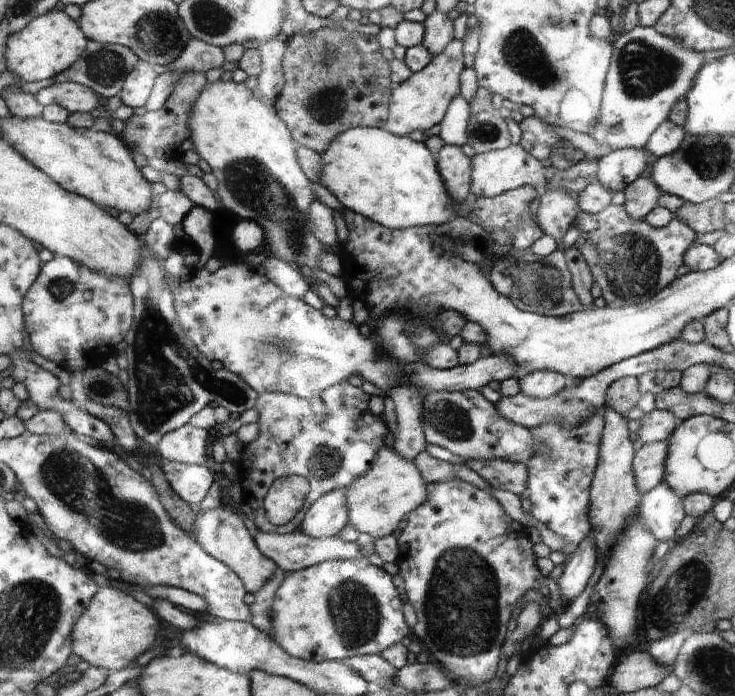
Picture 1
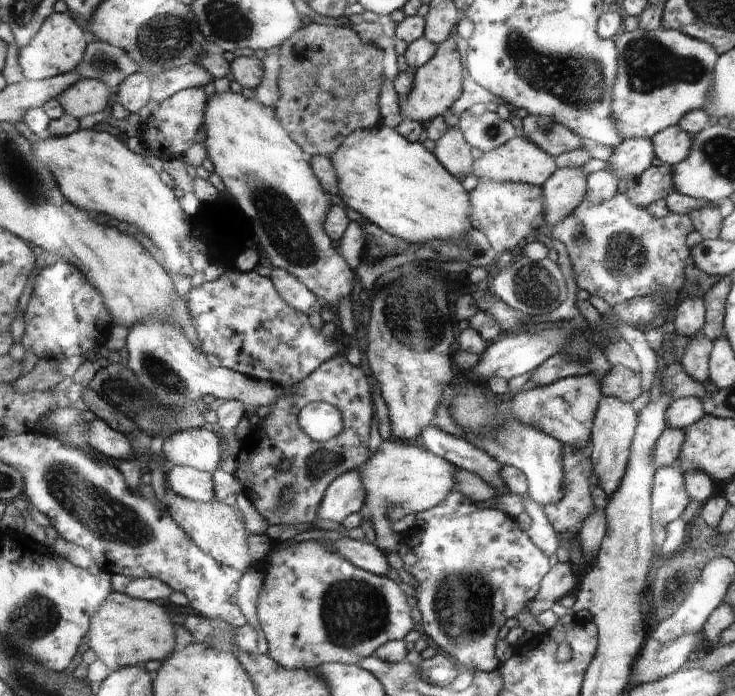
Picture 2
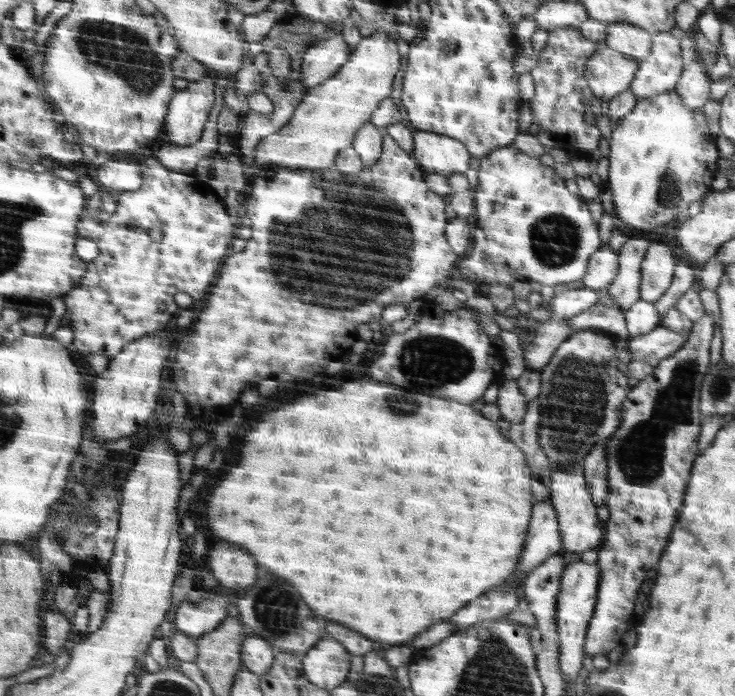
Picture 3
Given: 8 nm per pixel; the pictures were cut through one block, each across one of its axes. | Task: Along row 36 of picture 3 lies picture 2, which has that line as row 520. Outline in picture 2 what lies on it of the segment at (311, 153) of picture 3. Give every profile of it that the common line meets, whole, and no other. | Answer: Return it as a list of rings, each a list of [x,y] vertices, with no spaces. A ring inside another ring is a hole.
[[[382,441],[366,468],[360,470],[362,482],[368,490],[368,499],[360,514],[372,523],[376,546],[384,552],[396,551],[399,538],[392,529],[392,524],[387,523],[389,512],[400,507],[405,512],[417,514],[436,507],[452,490],[454,474],[456,468],[453,465],[417,441]]]

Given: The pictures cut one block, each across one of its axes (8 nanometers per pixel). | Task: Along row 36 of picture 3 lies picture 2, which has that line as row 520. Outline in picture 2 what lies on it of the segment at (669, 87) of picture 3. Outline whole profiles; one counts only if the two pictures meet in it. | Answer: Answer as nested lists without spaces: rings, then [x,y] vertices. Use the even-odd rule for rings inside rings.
[[[679,464],[658,469],[653,480],[654,522],[666,528],[680,518],[689,502]]]

